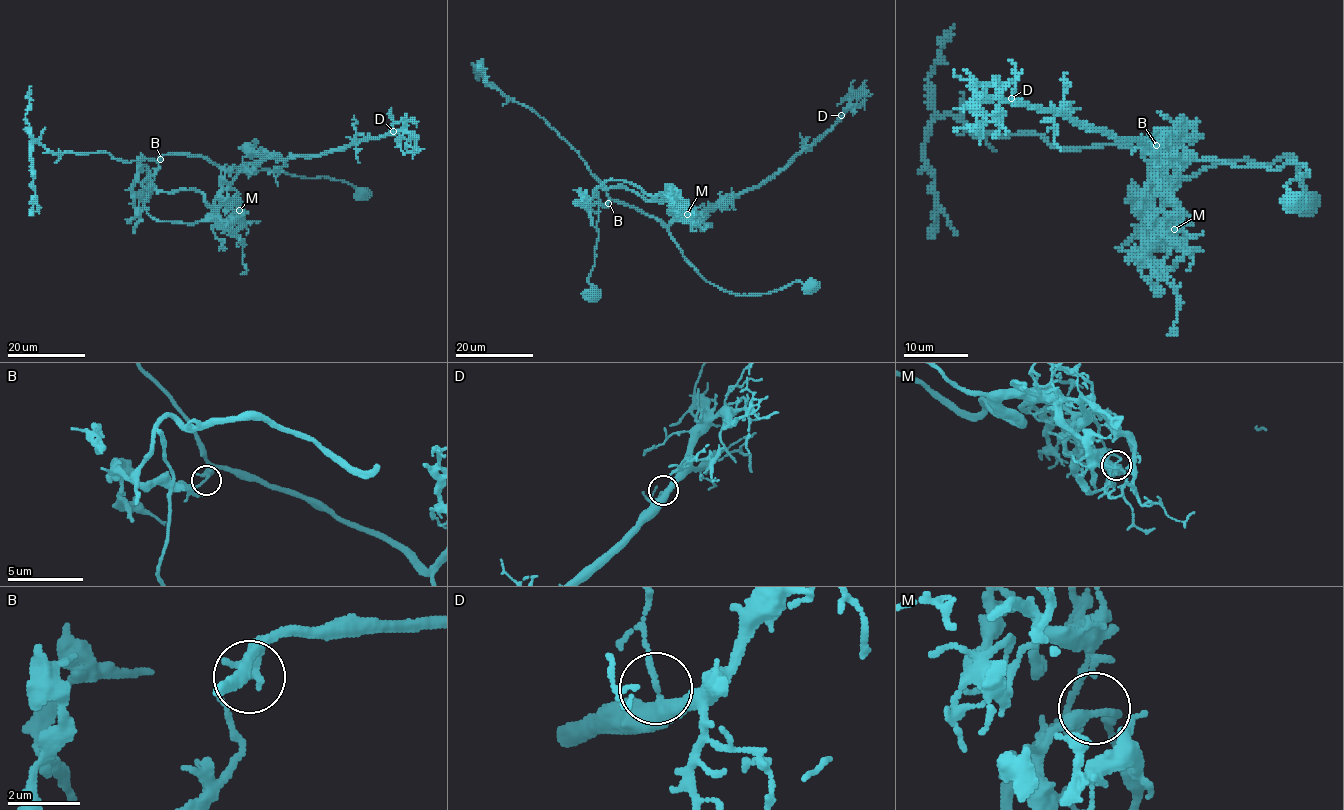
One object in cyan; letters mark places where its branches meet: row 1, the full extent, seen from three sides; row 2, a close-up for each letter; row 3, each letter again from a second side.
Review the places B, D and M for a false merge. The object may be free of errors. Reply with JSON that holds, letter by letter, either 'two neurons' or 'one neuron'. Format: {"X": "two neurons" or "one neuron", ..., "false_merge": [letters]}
{"B": "two neurons", "D": "one neuron", "M": "one neuron", "false_merge": ["B"]}

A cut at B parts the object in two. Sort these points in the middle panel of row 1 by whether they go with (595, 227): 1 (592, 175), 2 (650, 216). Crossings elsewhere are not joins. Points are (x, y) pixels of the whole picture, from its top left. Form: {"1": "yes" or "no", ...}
{"1": "no", "2": "no"}

